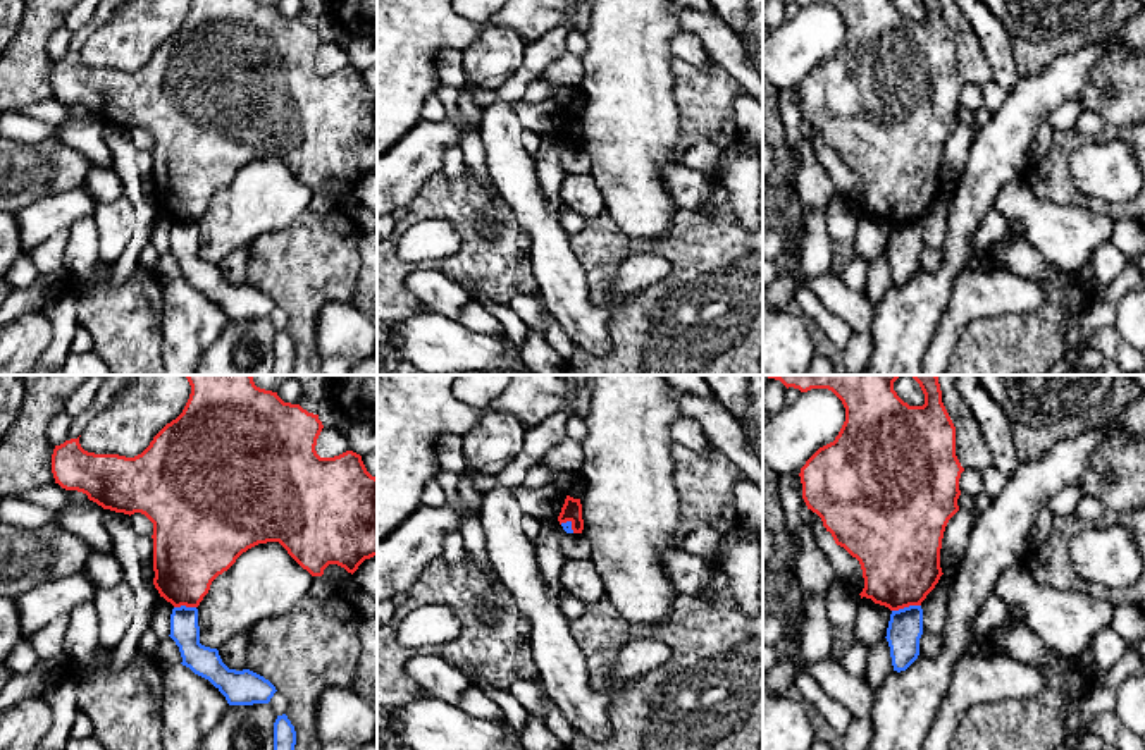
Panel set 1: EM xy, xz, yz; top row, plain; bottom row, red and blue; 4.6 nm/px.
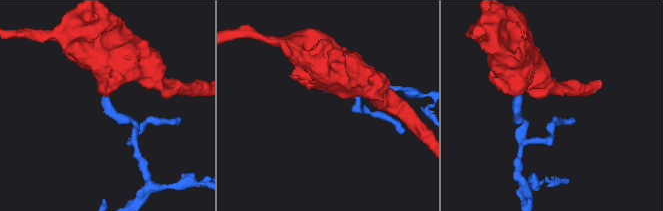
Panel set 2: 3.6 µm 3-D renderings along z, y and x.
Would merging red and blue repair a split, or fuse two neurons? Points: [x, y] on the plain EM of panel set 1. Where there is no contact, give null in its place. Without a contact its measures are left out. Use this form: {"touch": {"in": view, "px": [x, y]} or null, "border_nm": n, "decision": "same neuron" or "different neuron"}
{"touch": {"in": "yz", "px": [906, 221]}, "border_nm": 140, "decision": "different neuron"}

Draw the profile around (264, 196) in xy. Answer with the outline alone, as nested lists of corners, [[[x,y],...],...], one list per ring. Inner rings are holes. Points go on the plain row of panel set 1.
[[[279,157],[258,158],[219,189],[200,217],[200,258],[219,263],[257,237],[288,227],[303,213],[313,191]]]

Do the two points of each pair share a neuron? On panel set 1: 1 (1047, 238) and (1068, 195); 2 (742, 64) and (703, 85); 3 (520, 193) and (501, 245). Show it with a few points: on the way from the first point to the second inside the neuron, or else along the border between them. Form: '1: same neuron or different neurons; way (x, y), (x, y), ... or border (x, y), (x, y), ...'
1: different neurons; border (1028, 183), (1042, 198), (1087, 207)
2: different neurons; border (711, 61), (742, 88)
3: different neurons; border (505, 205), (522, 229)

